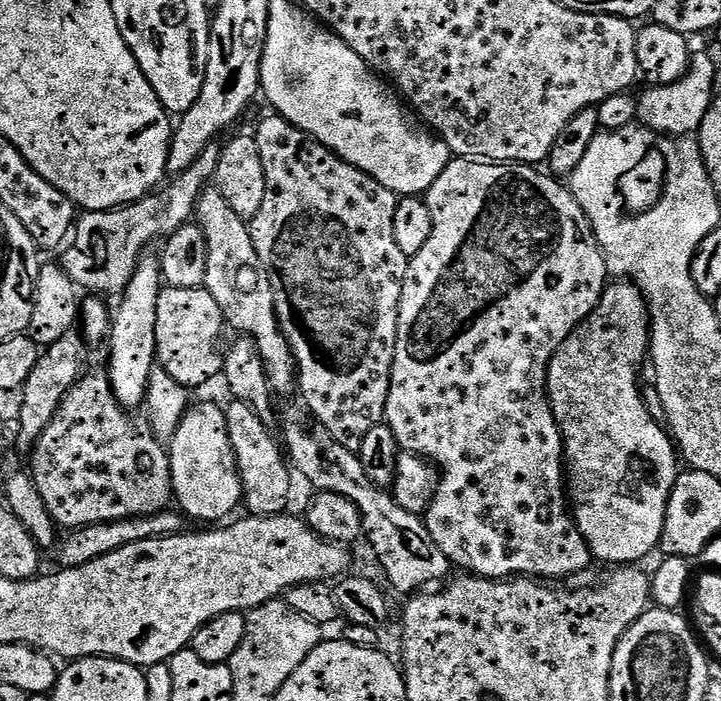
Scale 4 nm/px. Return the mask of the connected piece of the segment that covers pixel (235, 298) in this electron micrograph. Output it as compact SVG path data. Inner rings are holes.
M215 186L209 192L201 191L195 206L198 224L205 232L204 244L208 248L208 265L203 287L218 302L227 327L237 328L240 332L249 332L256 343L255 355L260 356L264 364L264 372L268 376L271 391L278 397L288 396L297 391L296 359L288 345L288 340L280 328L280 320L276 317L274 290L270 286L268 271L258 258L258 250L254 250L254 242L245 217L240 216L222 198Z

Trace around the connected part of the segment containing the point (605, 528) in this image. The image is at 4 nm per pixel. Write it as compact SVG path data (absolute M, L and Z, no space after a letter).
M616 282L613 288L611 285L602 297L602 310L587 321L583 331L577 330L563 340L559 350L552 356L547 371L548 400L563 440L566 484L574 505L574 519L591 549L591 555L597 561L605 560L608 566L632 566L637 563L638 536L634 529L628 528L628 524L636 524L644 516L643 510L636 508L636 500L657 500L660 506L667 505L668 495L678 475L677 445L662 427L661 421L656 421L648 413L636 389L636 367L643 360L645 363L650 339L650 320L640 320L650 318L648 309L636 310L638 304L645 303L635 284Z

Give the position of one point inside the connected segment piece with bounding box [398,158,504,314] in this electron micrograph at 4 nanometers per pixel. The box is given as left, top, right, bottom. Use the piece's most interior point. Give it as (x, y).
(455, 200)

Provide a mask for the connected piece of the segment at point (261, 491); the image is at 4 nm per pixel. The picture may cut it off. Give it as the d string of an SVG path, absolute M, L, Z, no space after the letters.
M233 399L227 405L224 417L228 423L228 437L232 443L232 452L236 456L236 469L240 473L240 491L242 504L254 516L279 516L288 504L288 495L292 492L293 473L286 463L281 445L268 433L259 411L246 401Z

